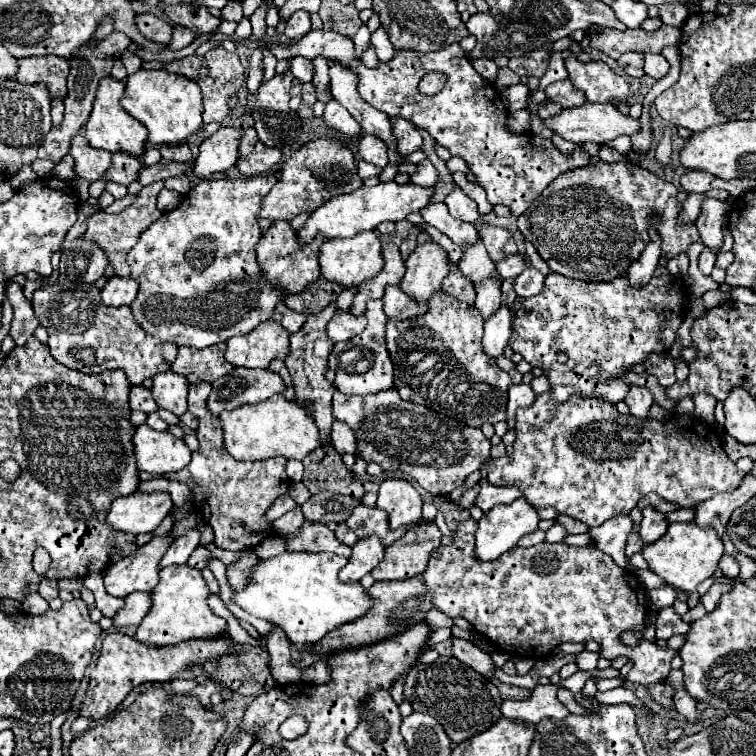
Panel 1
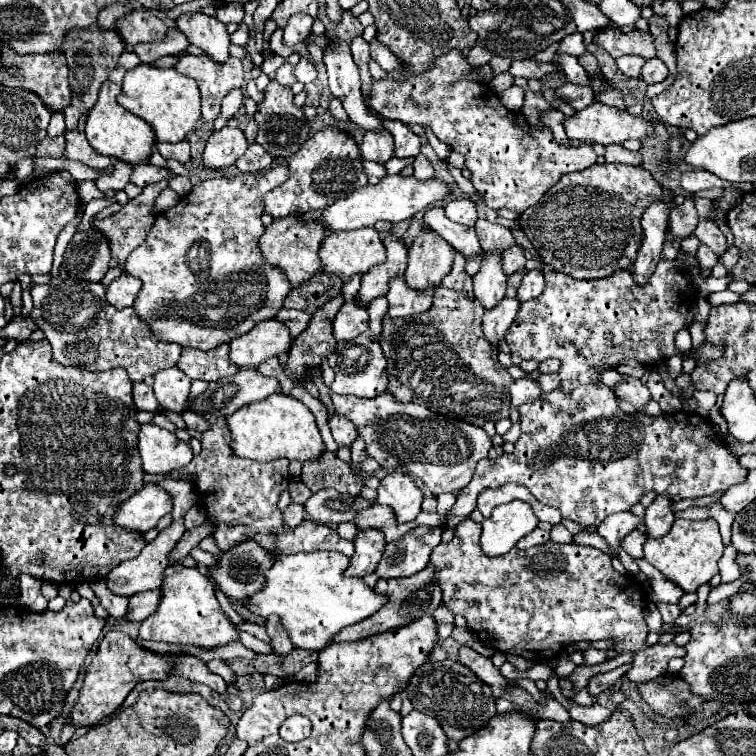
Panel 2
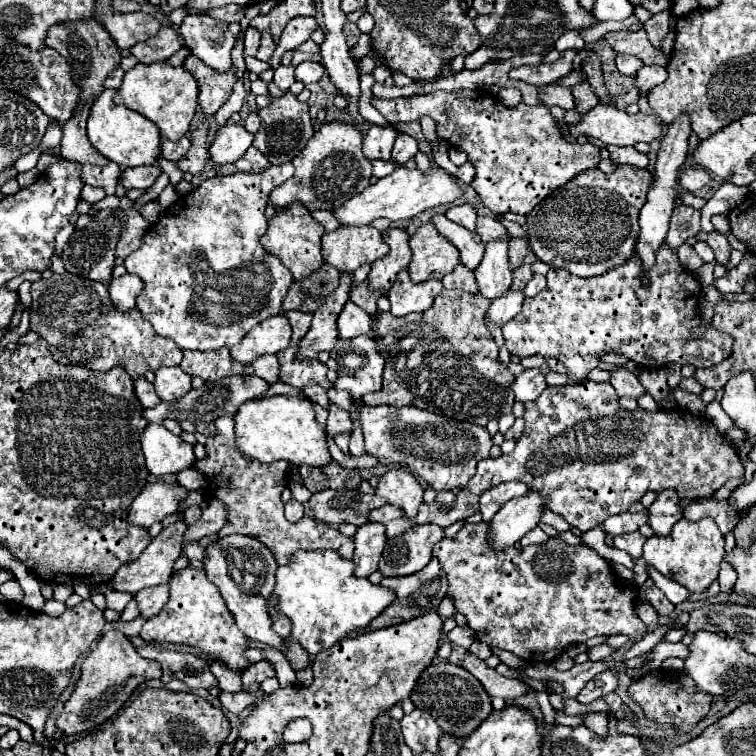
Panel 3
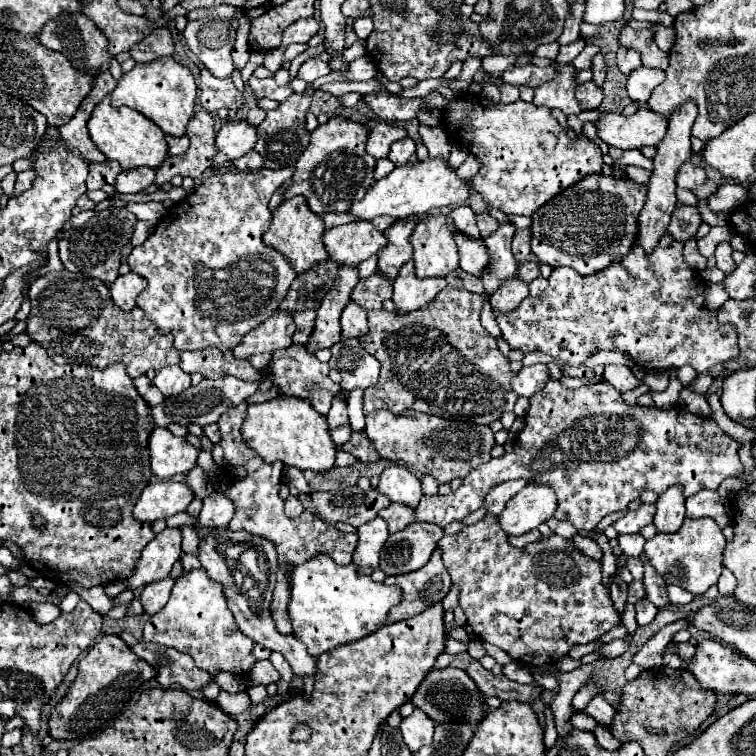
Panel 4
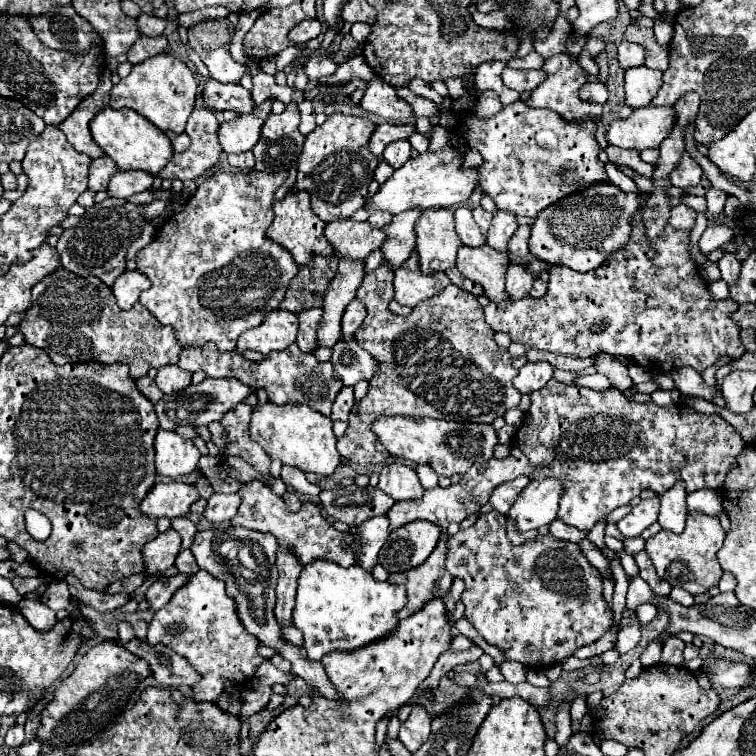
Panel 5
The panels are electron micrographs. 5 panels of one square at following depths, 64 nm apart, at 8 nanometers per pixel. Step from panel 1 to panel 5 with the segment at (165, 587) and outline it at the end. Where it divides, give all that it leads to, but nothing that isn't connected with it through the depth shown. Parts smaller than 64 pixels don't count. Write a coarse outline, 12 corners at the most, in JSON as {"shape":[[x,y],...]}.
{"shape":[[204,570],[154,614],[146,640],[186,656],[216,702],[264,660],[224,582]]}

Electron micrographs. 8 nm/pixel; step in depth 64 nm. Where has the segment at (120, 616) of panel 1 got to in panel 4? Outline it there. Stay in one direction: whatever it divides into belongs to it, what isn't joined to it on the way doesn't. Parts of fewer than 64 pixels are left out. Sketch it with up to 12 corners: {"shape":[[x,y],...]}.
{"shape":[[168,576],[142,590],[148,616],[166,606],[174,580]]}

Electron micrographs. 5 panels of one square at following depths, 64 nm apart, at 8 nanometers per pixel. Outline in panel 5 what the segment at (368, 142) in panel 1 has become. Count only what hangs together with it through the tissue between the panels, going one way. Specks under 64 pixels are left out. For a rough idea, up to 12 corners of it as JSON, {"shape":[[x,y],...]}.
{"shape":[[382,122],[370,136],[370,152],[380,158],[390,142],[410,138],[410,124]]}

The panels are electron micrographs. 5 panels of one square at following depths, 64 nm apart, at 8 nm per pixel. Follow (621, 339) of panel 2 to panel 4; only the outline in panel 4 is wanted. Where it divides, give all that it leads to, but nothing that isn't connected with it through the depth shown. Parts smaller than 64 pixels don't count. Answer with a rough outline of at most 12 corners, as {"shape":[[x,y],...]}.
{"shape":[[682,242],[598,274],[554,268],[502,338],[584,366],[646,372],[738,356]]}

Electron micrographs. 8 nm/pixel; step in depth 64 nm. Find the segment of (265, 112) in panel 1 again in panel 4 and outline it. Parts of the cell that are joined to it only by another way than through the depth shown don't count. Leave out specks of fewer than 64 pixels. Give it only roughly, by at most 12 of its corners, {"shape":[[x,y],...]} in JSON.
{"shape":[[312,98],[266,112],[256,150],[266,168],[294,166],[310,144]]}

